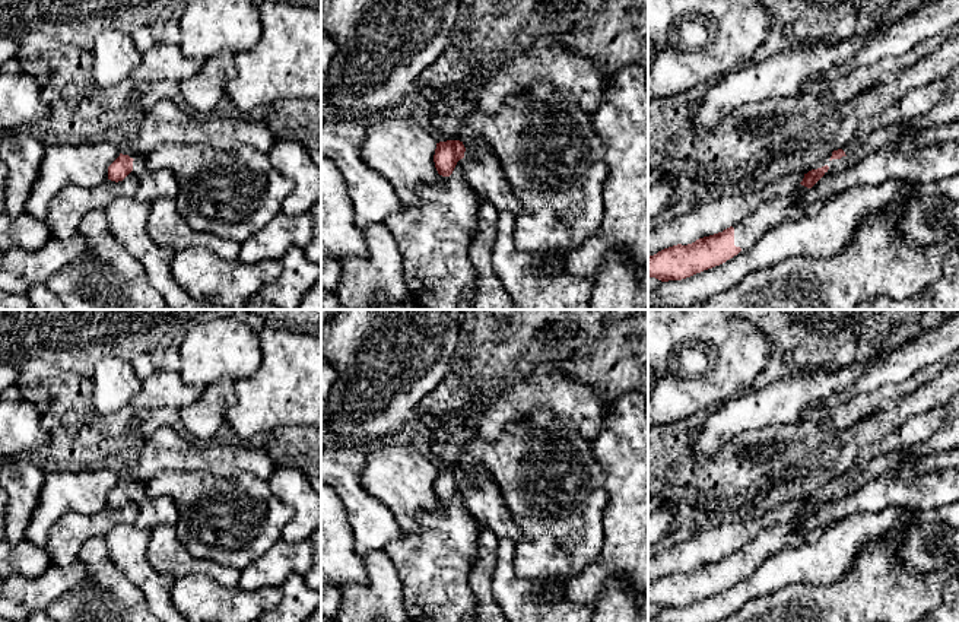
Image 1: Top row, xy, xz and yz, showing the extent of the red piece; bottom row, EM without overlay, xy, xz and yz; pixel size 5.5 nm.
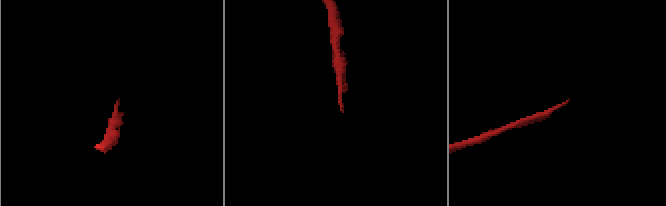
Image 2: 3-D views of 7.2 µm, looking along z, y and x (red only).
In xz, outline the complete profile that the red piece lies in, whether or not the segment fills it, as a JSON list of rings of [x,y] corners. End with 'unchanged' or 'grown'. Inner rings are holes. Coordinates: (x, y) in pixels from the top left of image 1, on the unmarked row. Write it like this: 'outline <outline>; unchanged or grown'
outline [[[460,467],[436,470],[434,489],[439,502],[450,504],[460,486],[463,488],[463,505],[479,527],[489,529],[498,539],[509,539],[514,543],[518,540],[520,529],[499,488],[482,469],[477,470],[473,480],[467,480]]]; grown

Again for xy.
outline [[[120,483],[108,494],[108,507],[123,508],[130,499],[139,507],[139,515],[134,526],[140,530],[152,531],[159,526],[175,526],[178,521],[178,510],[169,496],[147,495],[142,491],[142,485]]]; grown

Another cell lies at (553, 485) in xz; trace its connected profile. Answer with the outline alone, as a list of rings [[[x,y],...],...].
[[[530,407],[521,421],[509,422],[492,442],[474,435],[460,460],[464,482],[473,480],[482,469],[499,488],[520,529],[514,543],[514,569],[520,578],[566,590],[569,581],[600,555],[604,543],[601,517],[609,501],[606,473],[593,444],[559,422],[552,410]]]

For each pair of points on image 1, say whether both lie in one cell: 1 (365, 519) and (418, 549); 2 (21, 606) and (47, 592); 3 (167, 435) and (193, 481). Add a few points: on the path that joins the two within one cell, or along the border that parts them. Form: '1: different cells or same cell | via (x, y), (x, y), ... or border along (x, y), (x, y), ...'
1: different cells | border along (405, 535), (391, 540), (383, 549)
2: same cell | via (27, 600), (34, 593), (41, 592)
3: different cells | border along (202, 470), (164, 470), (153, 479)

